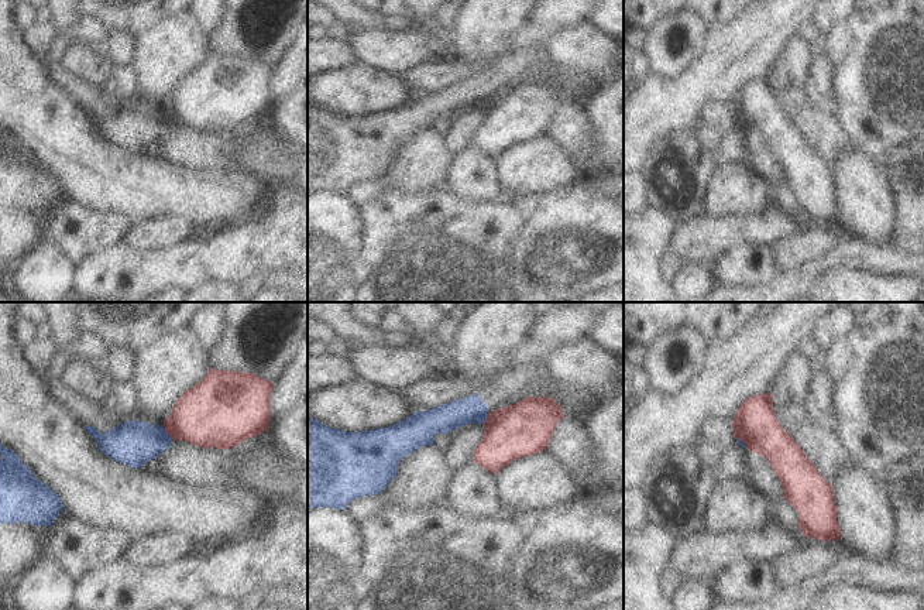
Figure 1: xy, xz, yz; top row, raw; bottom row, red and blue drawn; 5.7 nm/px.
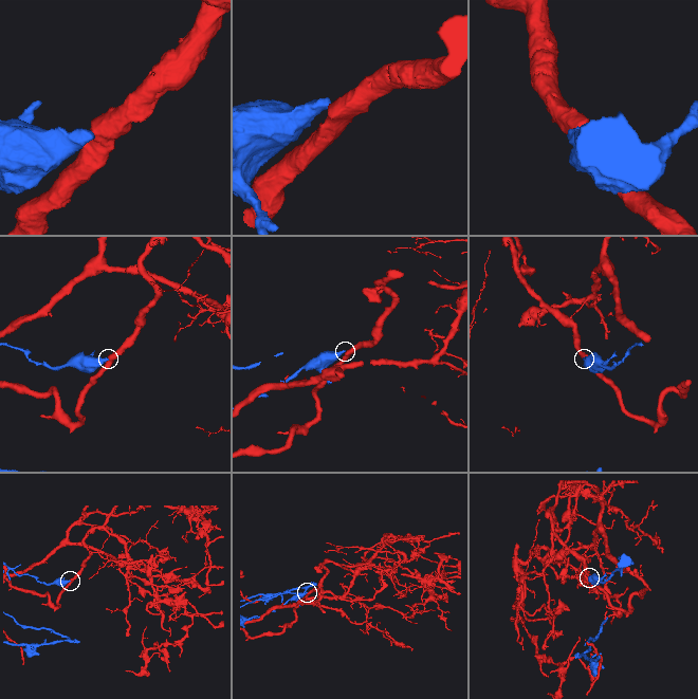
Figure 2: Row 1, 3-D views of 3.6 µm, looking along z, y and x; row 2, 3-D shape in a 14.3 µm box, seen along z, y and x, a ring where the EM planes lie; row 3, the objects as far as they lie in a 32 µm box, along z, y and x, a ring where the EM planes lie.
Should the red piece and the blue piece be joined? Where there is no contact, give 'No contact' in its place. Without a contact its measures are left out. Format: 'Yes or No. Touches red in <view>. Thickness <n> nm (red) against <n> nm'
No. Touches red in xy. Thickness 360 nm (red) against 260 nm

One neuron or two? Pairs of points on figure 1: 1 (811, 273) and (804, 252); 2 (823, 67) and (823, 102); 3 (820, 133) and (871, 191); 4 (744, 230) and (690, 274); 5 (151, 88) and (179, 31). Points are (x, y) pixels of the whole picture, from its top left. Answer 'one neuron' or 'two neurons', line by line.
1: two neurons
2: one neuron
3: two neurons
4: two neurons
5: one neuron

